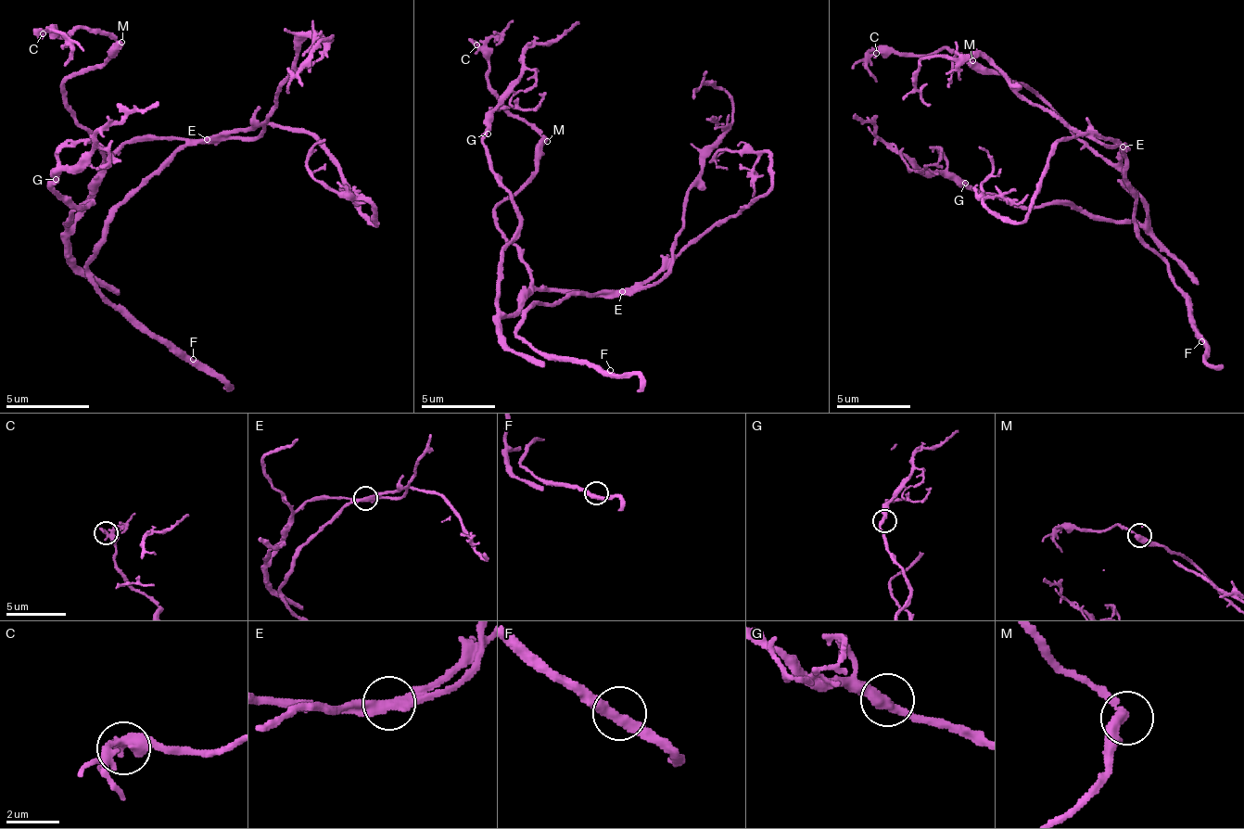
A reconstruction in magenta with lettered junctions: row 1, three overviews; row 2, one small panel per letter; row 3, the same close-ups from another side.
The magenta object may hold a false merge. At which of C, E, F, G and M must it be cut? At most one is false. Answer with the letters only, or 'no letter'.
no letter

